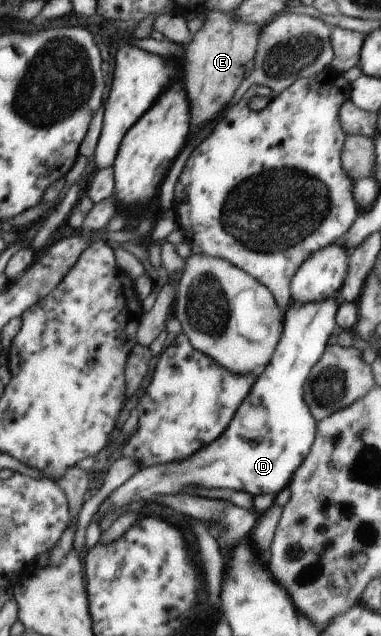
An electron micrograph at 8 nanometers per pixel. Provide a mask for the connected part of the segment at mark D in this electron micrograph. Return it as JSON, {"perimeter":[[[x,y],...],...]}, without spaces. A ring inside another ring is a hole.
{"perimeter":[[[320,300],[308,304],[293,304],[286,310],[285,328],[281,332],[281,343],[272,359],[254,378],[254,392],[246,396],[246,404],[238,408],[234,424],[226,428],[222,440],[214,440],[210,448],[200,448],[192,458],[139,469],[124,484],[112,490],[98,506],[93,517],[96,526],[104,514],[120,510],[132,502],[151,501],[156,494],[178,494],[186,486],[198,488],[228,488],[256,494],[276,494],[290,483],[292,472],[306,456],[314,438],[314,420],[302,400],[302,384],[308,378],[314,364],[326,350],[326,340],[334,330],[336,300]]]}

